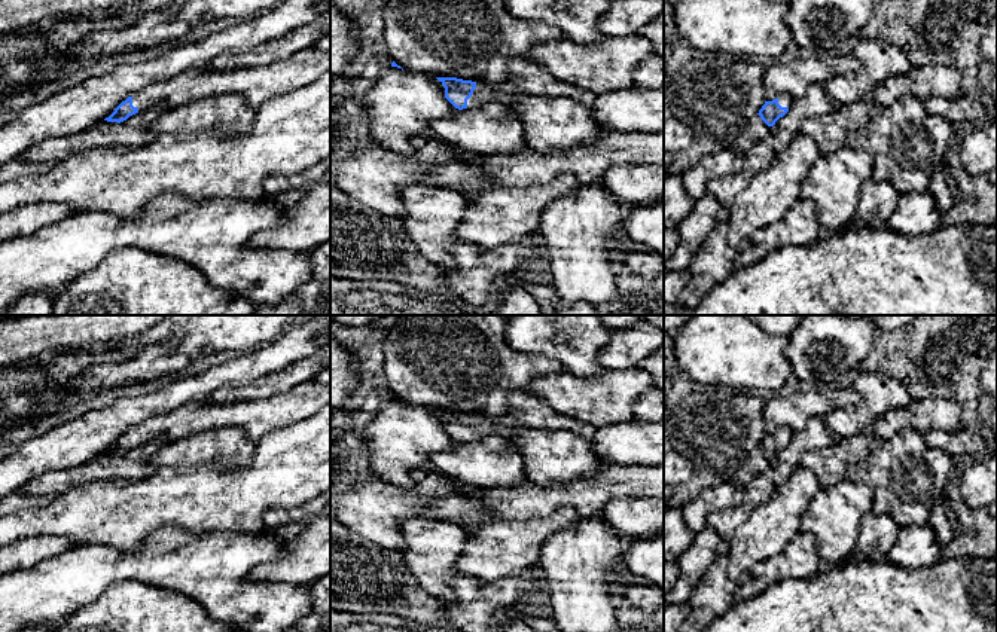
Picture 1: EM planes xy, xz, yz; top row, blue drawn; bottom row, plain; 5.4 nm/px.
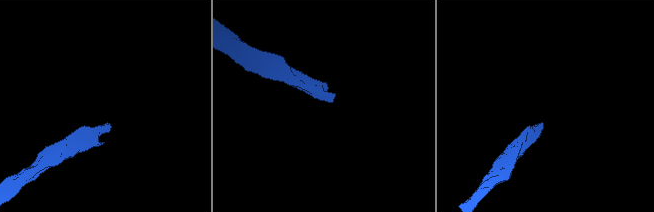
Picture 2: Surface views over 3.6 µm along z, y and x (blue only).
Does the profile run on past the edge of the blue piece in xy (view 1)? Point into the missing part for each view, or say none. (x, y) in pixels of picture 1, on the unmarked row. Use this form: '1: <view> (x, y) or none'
1: xy (256, 418)

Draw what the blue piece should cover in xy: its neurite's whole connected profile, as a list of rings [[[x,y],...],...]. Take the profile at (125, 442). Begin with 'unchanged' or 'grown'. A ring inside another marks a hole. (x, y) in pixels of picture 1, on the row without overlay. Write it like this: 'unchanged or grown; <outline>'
grown; [[[315,379],[271,397],[234,404],[214,404],[202,397],[128,430],[104,454],[121,457],[156,437],[180,440],[219,427],[238,427],[256,445],[268,433],[312,416],[329,403],[330,385]]]

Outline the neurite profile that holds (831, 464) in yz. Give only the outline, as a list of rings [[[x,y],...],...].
[[[869,431],[835,437],[829,446],[805,452],[799,465],[810,468],[817,476],[820,486],[830,486],[845,479],[848,468],[860,462],[873,445],[875,440]]]

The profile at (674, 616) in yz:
[[[689,601],[664,607],[664,632],[680,632],[682,625],[690,616],[692,607]]]

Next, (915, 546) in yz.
[[[930,523],[900,528],[885,559],[906,570],[929,567],[939,561],[940,546]]]

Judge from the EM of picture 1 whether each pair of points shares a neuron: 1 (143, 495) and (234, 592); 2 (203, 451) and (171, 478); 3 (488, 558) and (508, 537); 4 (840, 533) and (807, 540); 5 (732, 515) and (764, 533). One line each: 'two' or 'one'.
1: two
2: two
3: one
4: two
5: two

